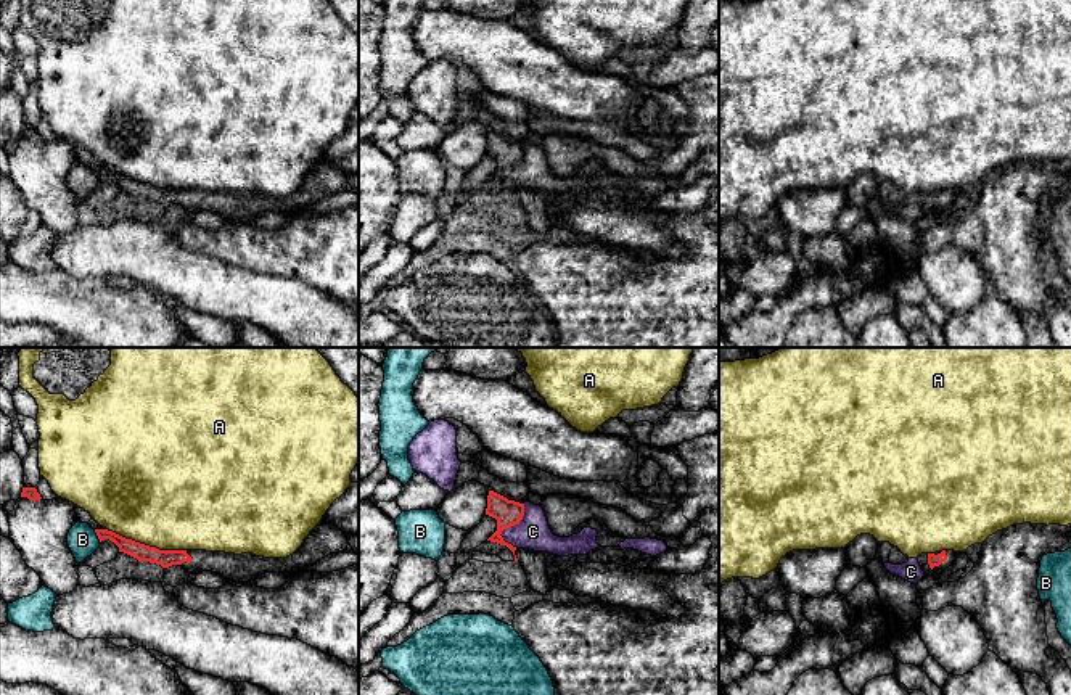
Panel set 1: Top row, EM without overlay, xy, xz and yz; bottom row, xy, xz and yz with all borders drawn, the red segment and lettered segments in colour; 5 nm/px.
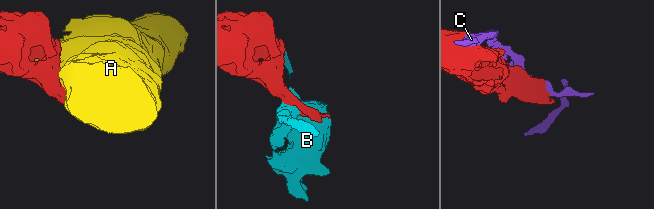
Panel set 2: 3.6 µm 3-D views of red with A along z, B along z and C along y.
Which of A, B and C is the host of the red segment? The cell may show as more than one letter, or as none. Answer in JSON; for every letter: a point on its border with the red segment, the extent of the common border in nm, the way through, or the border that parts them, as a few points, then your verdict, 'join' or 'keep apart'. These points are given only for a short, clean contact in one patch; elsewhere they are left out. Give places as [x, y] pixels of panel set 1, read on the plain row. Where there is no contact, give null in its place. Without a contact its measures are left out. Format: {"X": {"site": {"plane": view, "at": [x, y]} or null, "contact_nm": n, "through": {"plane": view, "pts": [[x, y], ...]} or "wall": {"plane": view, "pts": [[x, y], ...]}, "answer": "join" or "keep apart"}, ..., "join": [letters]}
{"A": {"site": {"plane": "xy", "at": [147, 185]}, "contact_nm": 420, "answer": "keep apart"}, "B": {"site": {"plane": "xy", "at": [97, 174]}, "contact_nm": 70, "answer": "keep apart"}, "C": {"site": {"plane": "xz", "at": [510, 166]}, "contact_nm": 240, "answer": "keep apart"}, "join": []}

